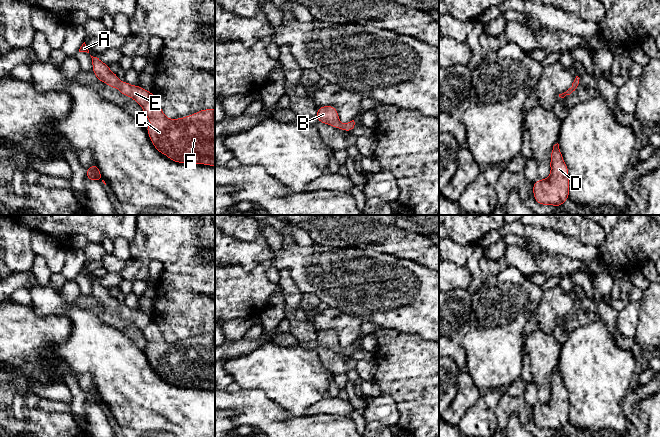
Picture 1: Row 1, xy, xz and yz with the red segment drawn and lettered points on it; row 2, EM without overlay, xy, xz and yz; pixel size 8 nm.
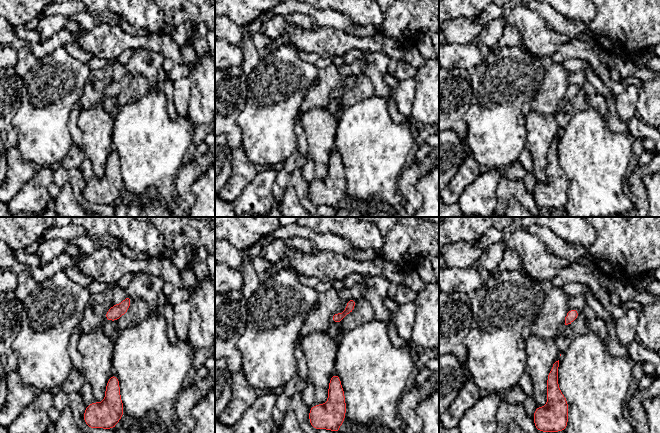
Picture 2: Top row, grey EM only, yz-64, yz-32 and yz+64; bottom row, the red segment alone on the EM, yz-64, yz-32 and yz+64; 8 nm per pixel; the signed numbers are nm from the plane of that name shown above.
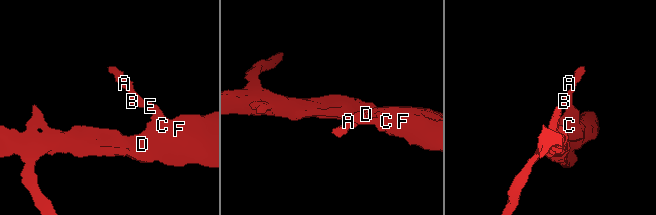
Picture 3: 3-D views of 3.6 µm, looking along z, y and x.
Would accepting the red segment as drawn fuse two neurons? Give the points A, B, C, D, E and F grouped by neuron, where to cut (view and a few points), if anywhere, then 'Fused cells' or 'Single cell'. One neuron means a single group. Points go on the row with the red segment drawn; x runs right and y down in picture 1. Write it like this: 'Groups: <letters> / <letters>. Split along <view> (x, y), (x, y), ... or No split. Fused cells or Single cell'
Groups: A B C D E F. No split. Single cell

